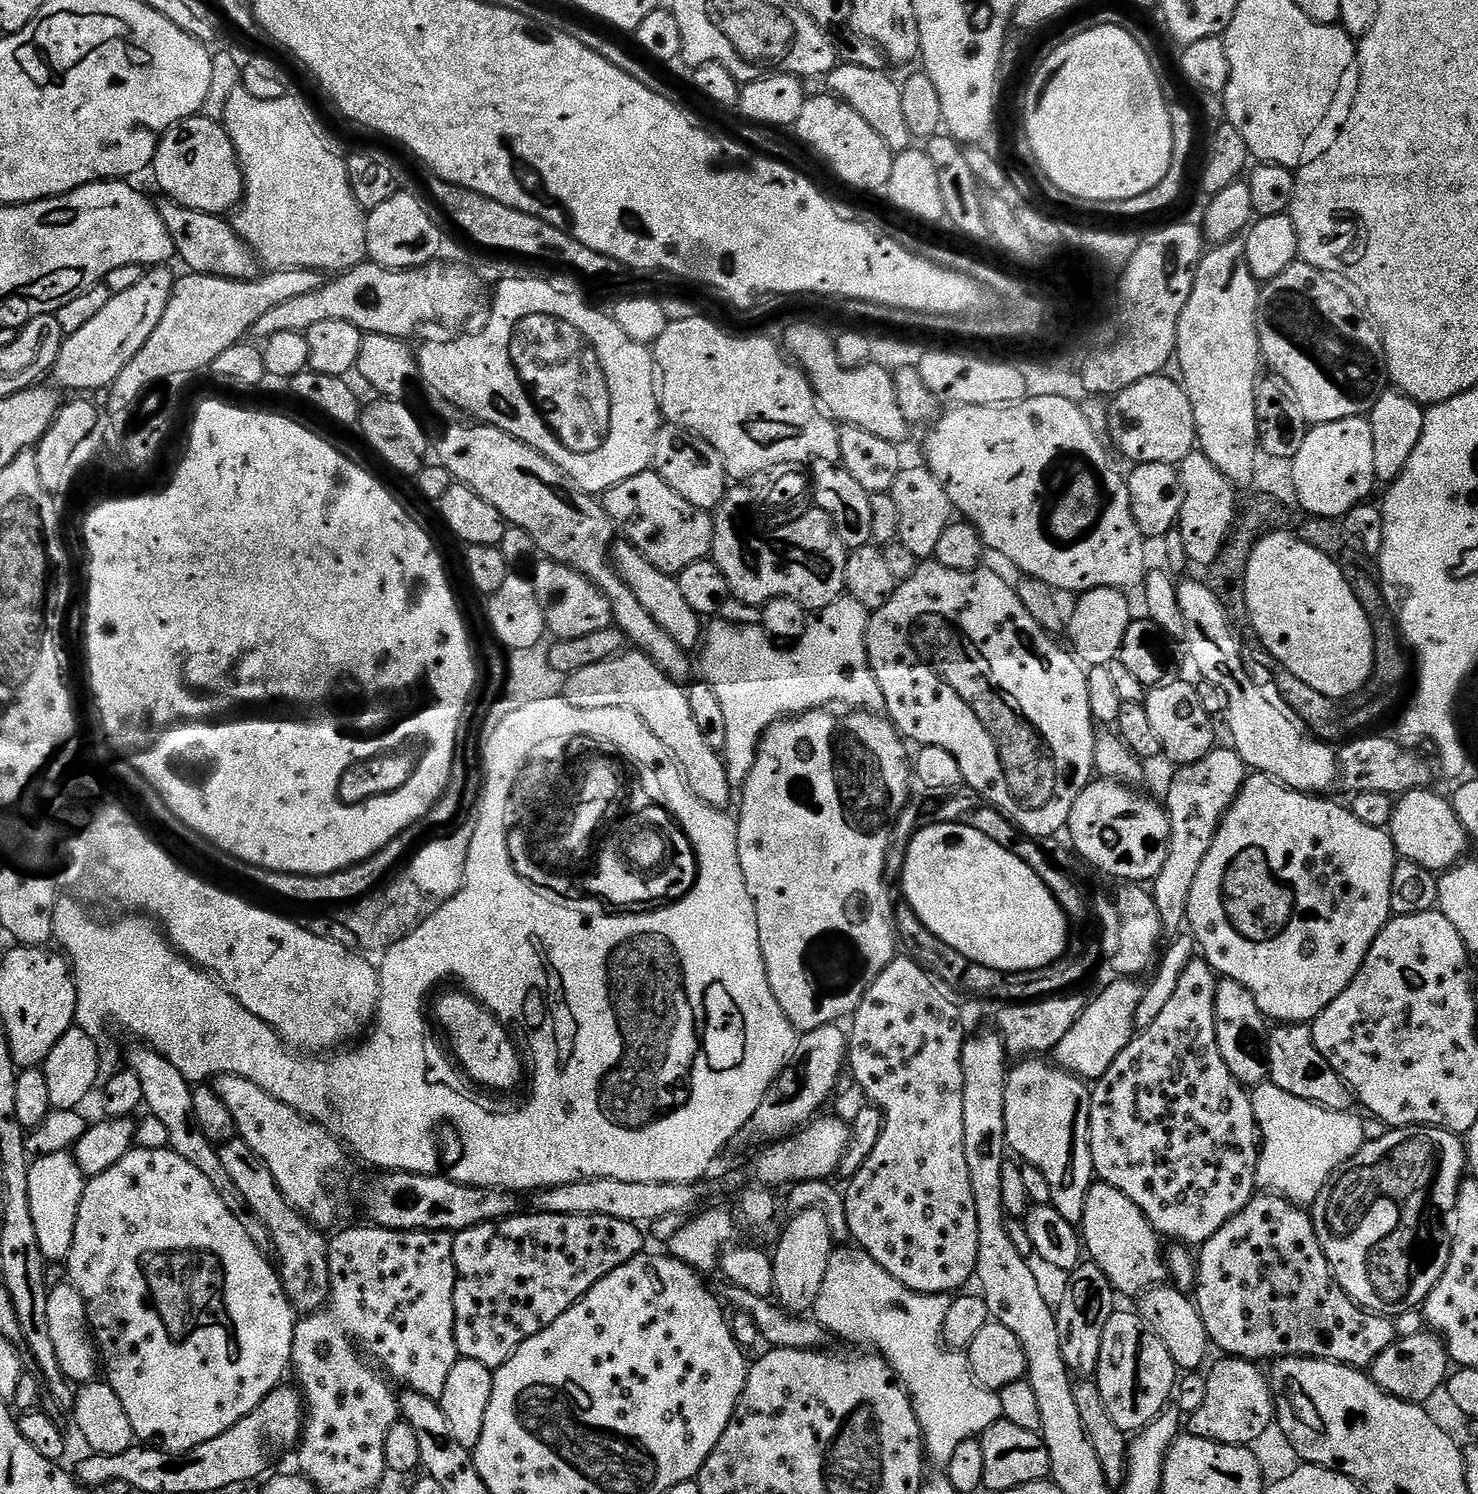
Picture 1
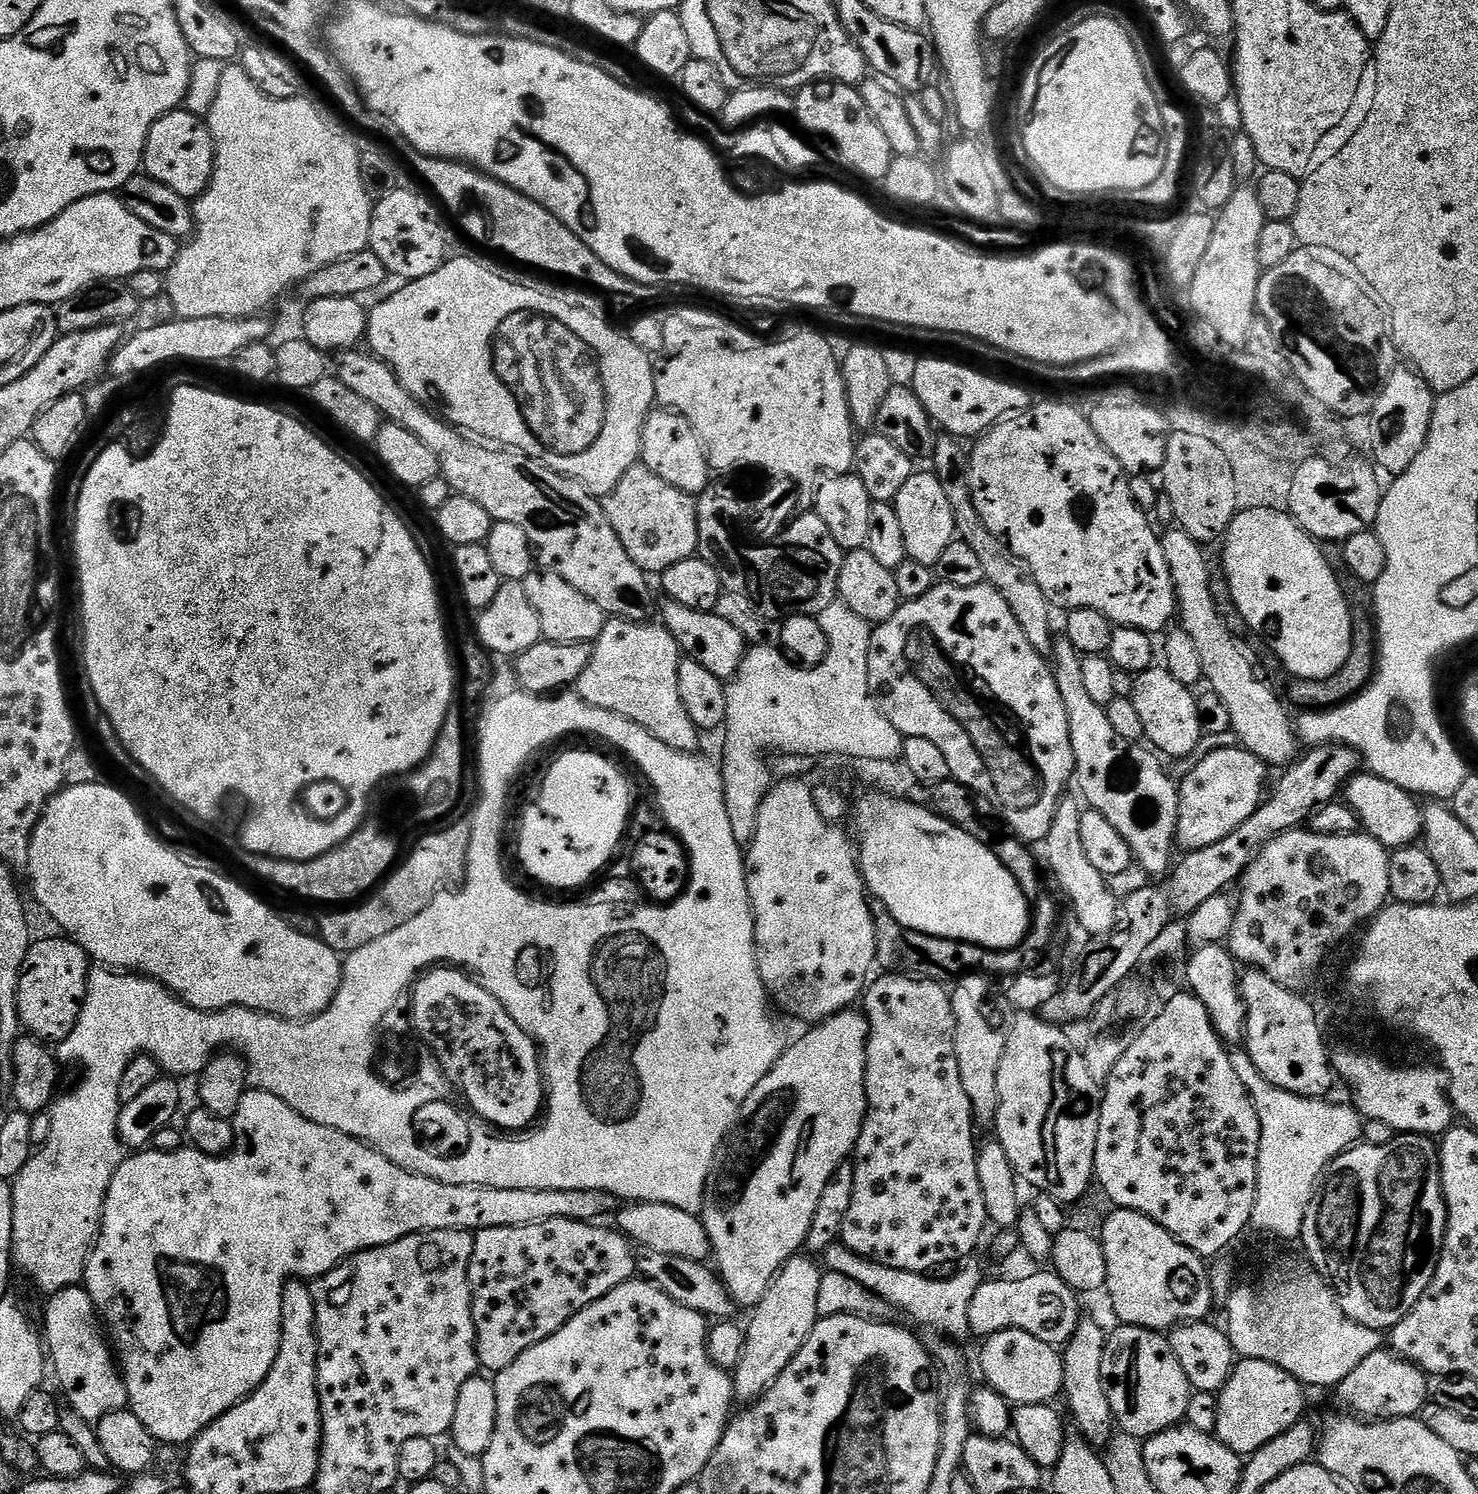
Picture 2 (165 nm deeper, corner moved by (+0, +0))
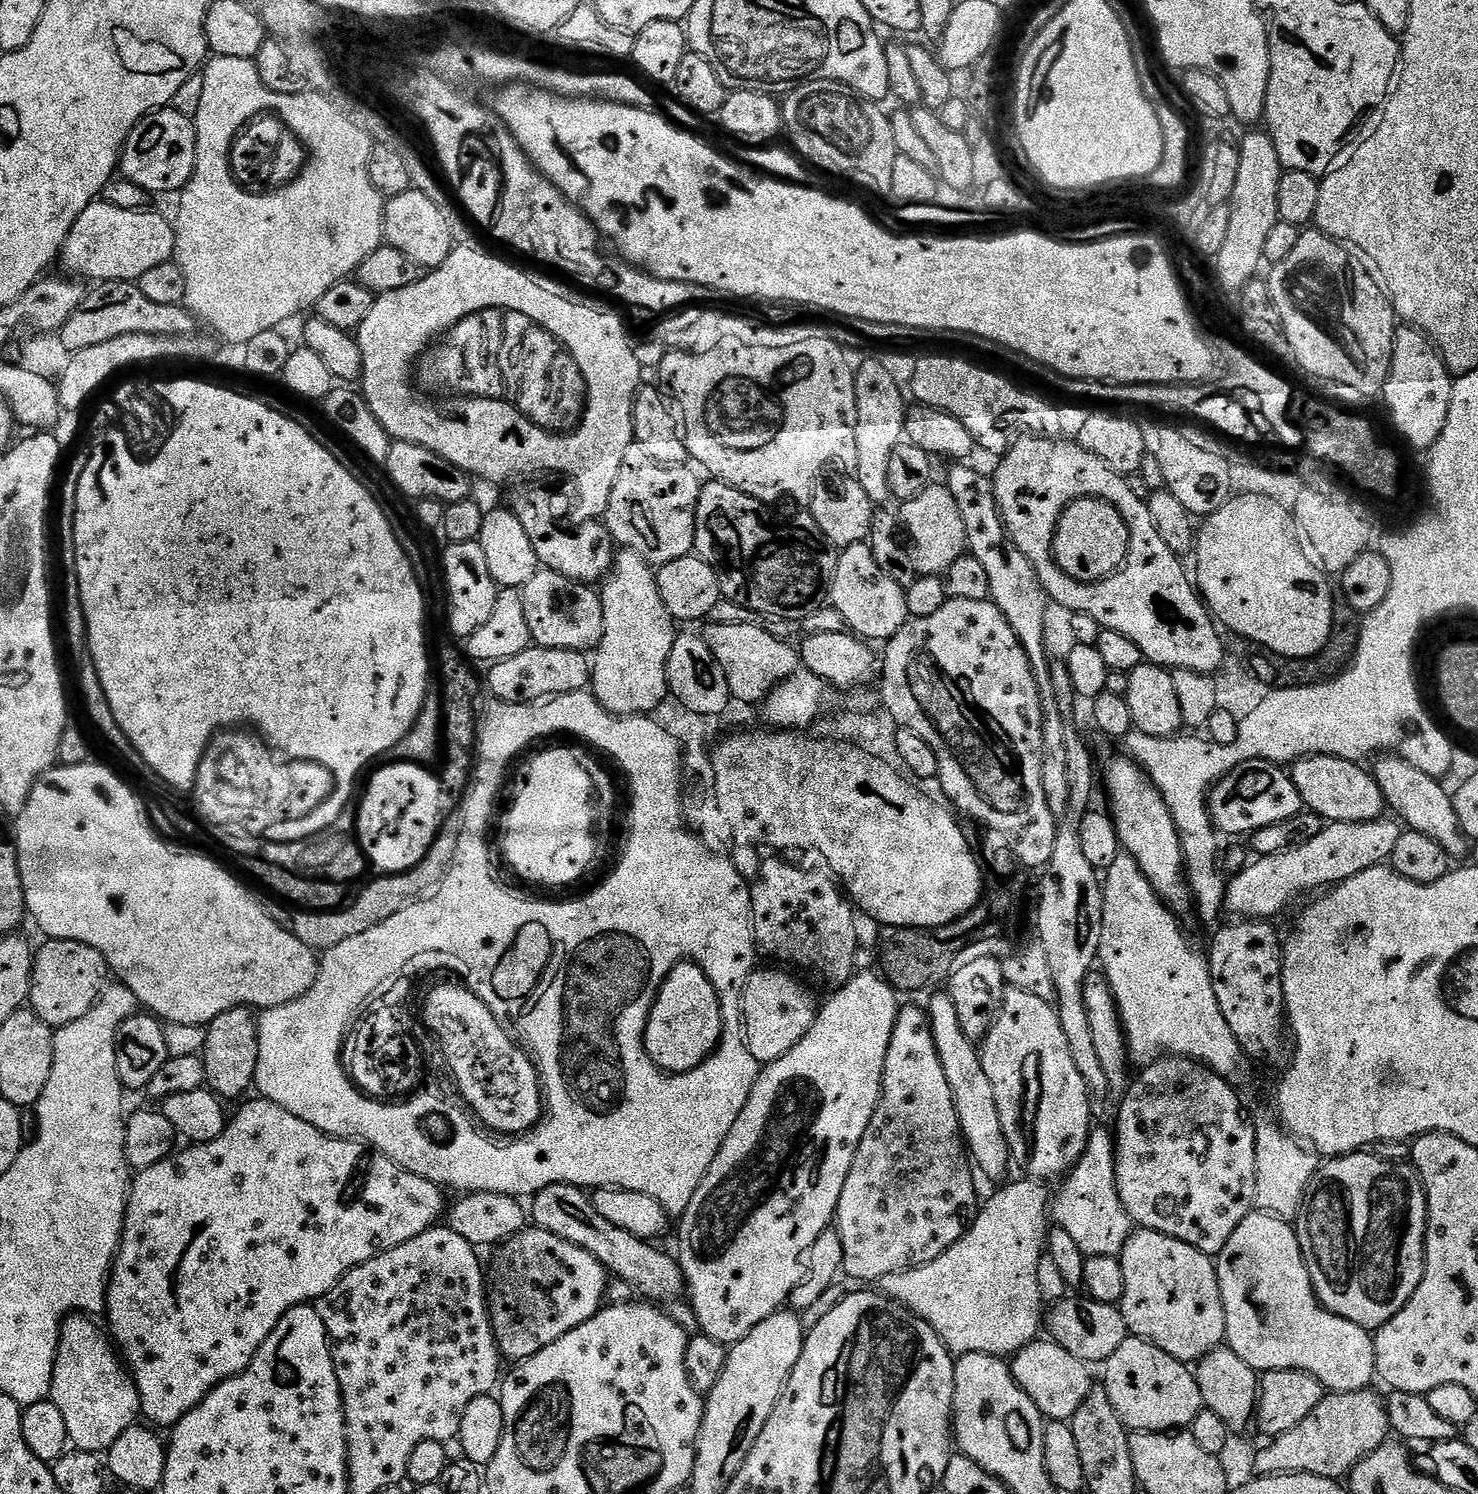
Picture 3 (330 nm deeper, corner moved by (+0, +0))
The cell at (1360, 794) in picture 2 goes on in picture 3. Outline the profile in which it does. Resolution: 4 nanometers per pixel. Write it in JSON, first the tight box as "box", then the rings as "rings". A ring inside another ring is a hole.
{"box":[1290,756,1385,822],"rings":[[[1304,756],[1291,765],[1290,775],[1305,809],[1325,822],[1370,822],[1385,815],[1384,795],[1375,775],[1355,760],[1333,756]]]}

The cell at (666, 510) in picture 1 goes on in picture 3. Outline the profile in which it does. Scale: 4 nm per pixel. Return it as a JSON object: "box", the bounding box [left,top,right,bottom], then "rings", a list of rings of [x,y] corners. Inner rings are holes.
{"box":[602,462,702,566],"rings":[[[626,462],[622,466],[618,482],[614,482],[614,490],[610,490],[610,502],[602,517],[608,535],[621,549],[638,554],[647,564],[653,566],[674,562],[674,558],[693,555],[696,547],[696,507],[702,480],[699,480],[688,466],[669,466],[651,462],[632,463]]]}

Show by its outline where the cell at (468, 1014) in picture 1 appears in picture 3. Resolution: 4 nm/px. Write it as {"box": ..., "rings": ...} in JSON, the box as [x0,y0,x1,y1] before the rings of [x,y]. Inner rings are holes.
{"box":[424,984,544,1136],"rings":[[[446,984],[434,989],[428,998],[425,997],[425,1002],[424,1022],[438,1038],[444,1060],[457,1084],[455,1087],[473,1115],[478,1120],[480,1118],[493,1133],[520,1136],[531,1131],[541,1121],[544,1112],[540,1080],[534,1063],[515,1042],[505,1025],[497,1020],[490,1008],[471,989],[460,984]]]}

